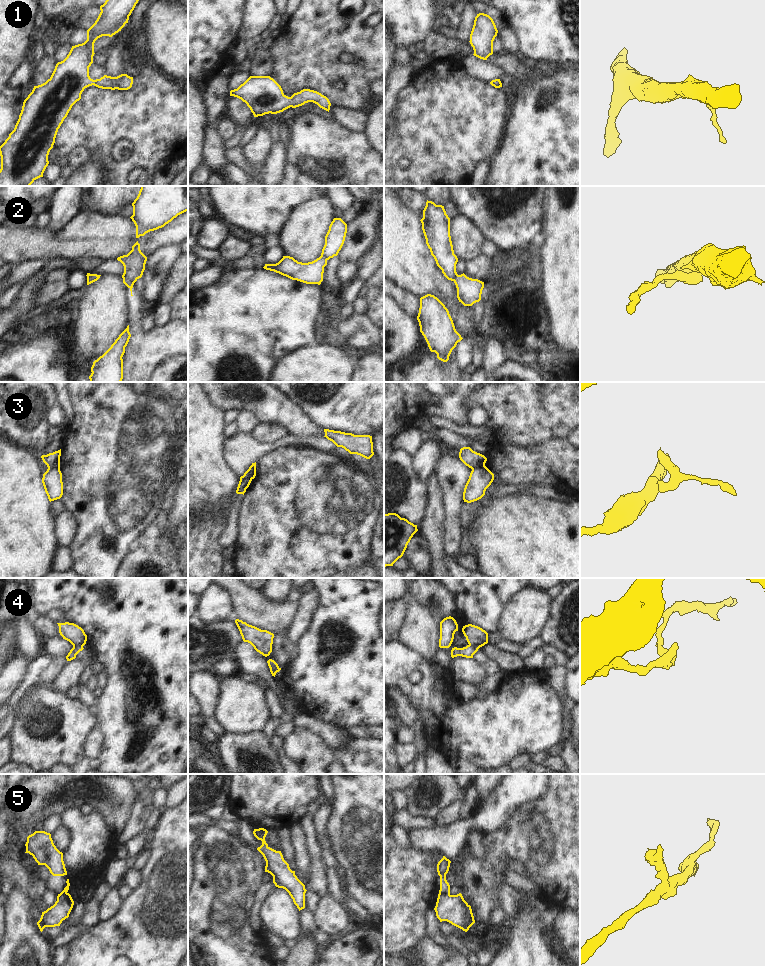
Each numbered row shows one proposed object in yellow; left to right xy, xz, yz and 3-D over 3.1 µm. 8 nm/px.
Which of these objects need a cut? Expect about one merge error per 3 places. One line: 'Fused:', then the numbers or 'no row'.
Fused: 2, 3, 4, 5

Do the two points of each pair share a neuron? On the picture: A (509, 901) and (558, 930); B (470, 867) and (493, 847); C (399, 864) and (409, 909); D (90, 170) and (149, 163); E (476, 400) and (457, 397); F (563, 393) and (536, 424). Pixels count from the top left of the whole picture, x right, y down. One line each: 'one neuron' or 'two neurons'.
A: two neurons
B: one neuron
C: one neuron
D: two neurons
E: two neurons
F: one neuron

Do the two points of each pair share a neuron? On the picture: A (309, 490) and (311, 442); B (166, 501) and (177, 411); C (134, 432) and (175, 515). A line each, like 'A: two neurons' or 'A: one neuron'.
A: two neurons
B: two neurons
C: two neurons

